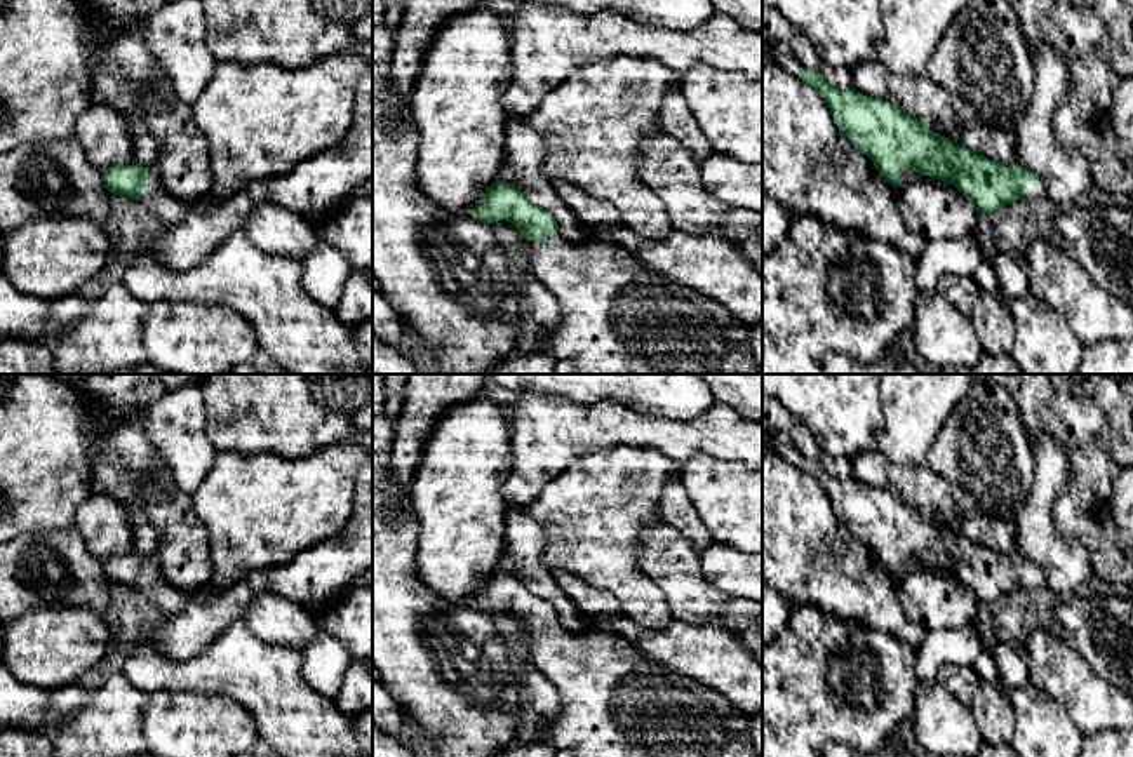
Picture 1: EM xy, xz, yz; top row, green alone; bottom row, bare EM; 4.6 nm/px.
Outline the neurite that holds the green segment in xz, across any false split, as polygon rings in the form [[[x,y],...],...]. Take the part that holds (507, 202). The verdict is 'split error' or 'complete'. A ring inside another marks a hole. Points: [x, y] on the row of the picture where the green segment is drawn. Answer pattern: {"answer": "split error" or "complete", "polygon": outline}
{"answer": "split error", "polygon": [[[493,183],[472,214],[487,224],[505,219],[527,238],[522,247],[512,251],[515,261],[531,271],[559,303],[559,324],[536,341],[526,343],[524,350],[546,353],[555,360],[569,360],[578,374],[762,374],[750,350],[750,327],[729,310],[686,285],[646,270],[618,245],[609,242],[581,245],[562,238],[553,214],[531,204],[513,183]]]}

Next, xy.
{"answer": "split error", "polygon": [[[115,165],[103,172],[110,193],[137,200],[153,219],[169,224],[181,223],[190,205],[172,198],[155,169],[139,165]]]}

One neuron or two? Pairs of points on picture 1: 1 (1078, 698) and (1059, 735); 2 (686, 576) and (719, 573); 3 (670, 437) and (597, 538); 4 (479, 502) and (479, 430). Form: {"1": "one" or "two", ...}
{"1": "two", "2": "two", "3": "two", "4": "one"}

